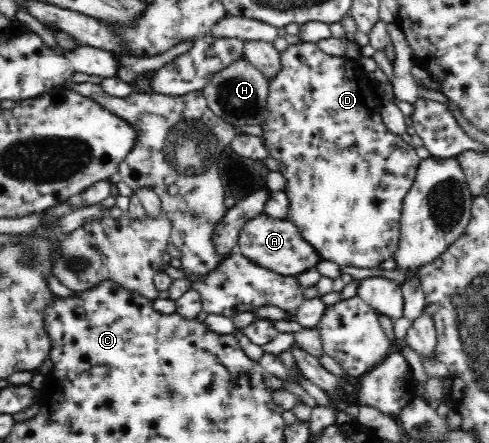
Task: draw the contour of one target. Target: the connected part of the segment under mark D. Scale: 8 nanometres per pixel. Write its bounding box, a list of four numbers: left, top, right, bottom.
[262,43,421,268]

